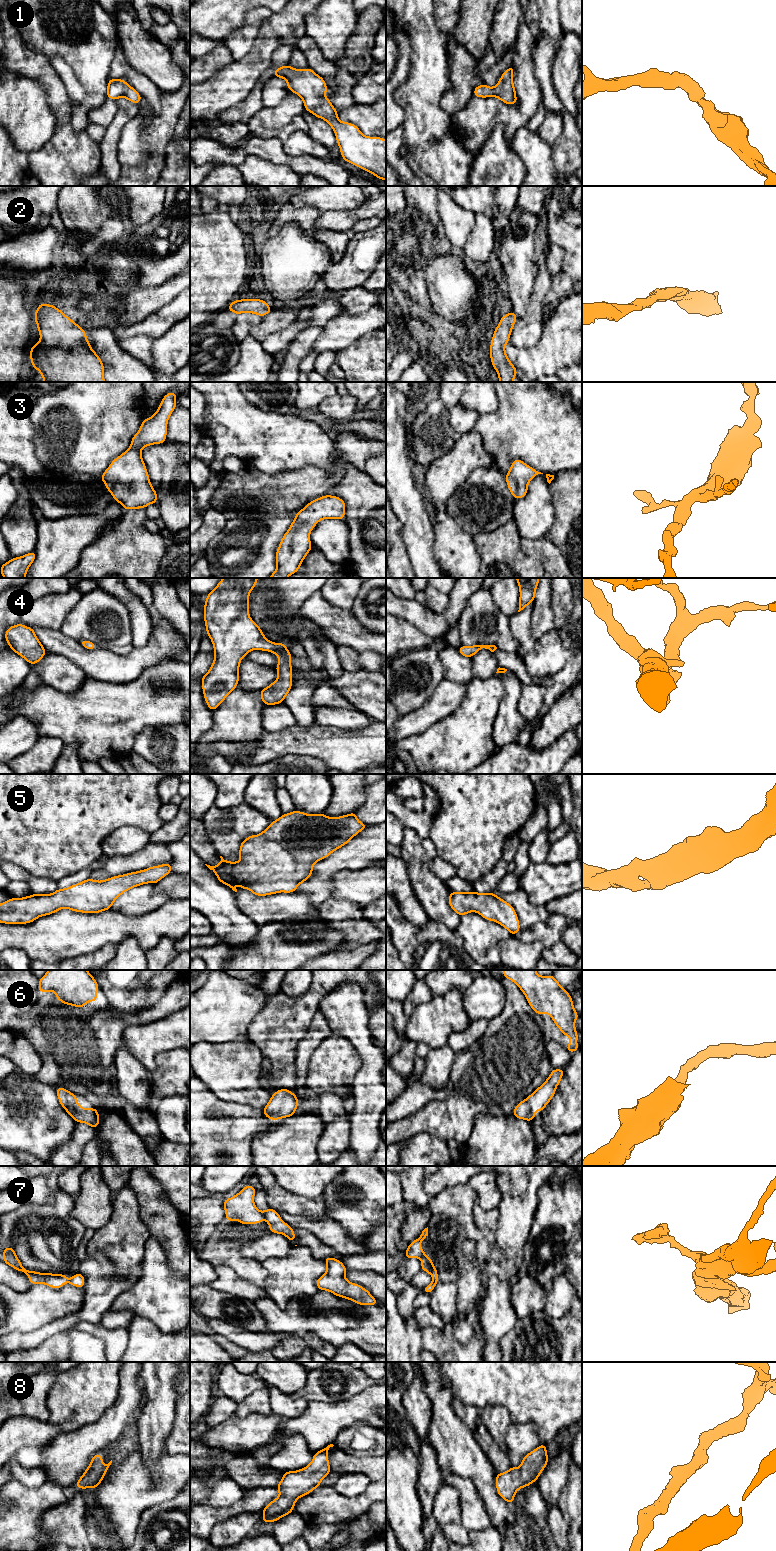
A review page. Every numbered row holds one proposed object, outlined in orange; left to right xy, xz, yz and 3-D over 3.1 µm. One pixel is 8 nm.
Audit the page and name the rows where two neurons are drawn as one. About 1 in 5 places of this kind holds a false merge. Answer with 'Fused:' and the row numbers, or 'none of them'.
Fused: 7

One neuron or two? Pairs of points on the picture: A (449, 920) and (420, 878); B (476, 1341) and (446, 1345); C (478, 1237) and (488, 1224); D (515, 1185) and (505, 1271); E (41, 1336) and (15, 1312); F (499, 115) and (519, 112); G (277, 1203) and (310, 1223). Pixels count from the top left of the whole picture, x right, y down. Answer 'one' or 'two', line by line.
A: one
B: one
C: two
D: one
E: two
F: one
G: two

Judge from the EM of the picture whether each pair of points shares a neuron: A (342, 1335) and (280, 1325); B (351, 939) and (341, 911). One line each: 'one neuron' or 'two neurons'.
A: one neuron
B: one neuron

